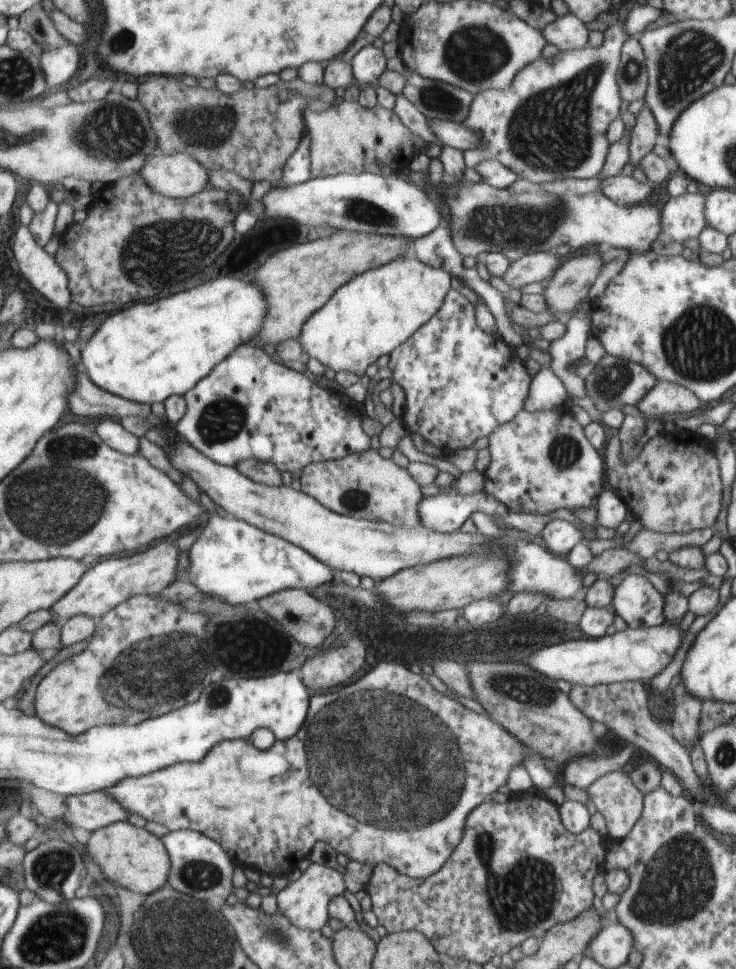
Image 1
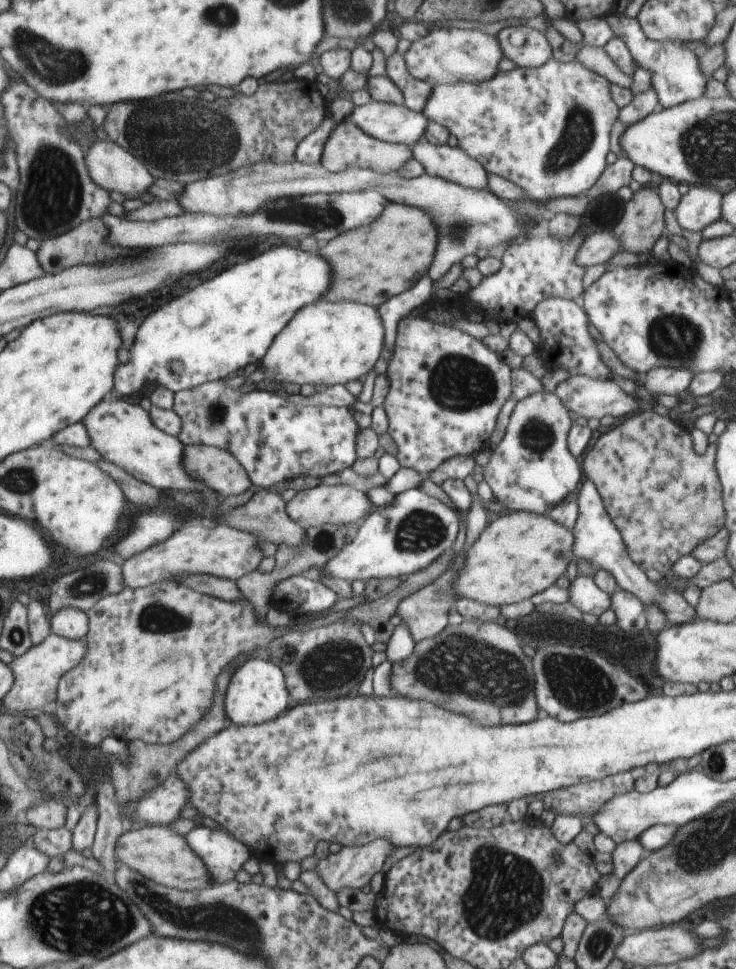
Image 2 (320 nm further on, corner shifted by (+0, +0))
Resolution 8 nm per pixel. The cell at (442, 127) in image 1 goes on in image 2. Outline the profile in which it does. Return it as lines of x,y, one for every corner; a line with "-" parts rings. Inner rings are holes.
379,101
355,107
350,119
368,136
408,147
422,140
429,122
422,113
413,112
405,105

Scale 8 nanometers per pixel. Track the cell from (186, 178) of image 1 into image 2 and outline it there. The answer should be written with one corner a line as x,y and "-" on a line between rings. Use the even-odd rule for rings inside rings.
105,135
100,136
100,140
92,144
92,150
88,148
88,152
85,152
85,162
88,175
94,185
109,192
120,192
126,198
138,198
148,192
148,188
156,180
148,172
148,168
144,168
132,154
128,153
128,150
124,150
122,146
111,142

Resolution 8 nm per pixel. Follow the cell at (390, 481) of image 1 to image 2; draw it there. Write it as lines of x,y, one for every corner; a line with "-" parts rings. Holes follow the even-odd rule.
340,484
336,486
320,485
316,488
302,490
285,504
286,513
304,530
324,524
334,524
334,526
359,525
373,513
375,505
370,500
368,492
357,489
346,486
346,484

